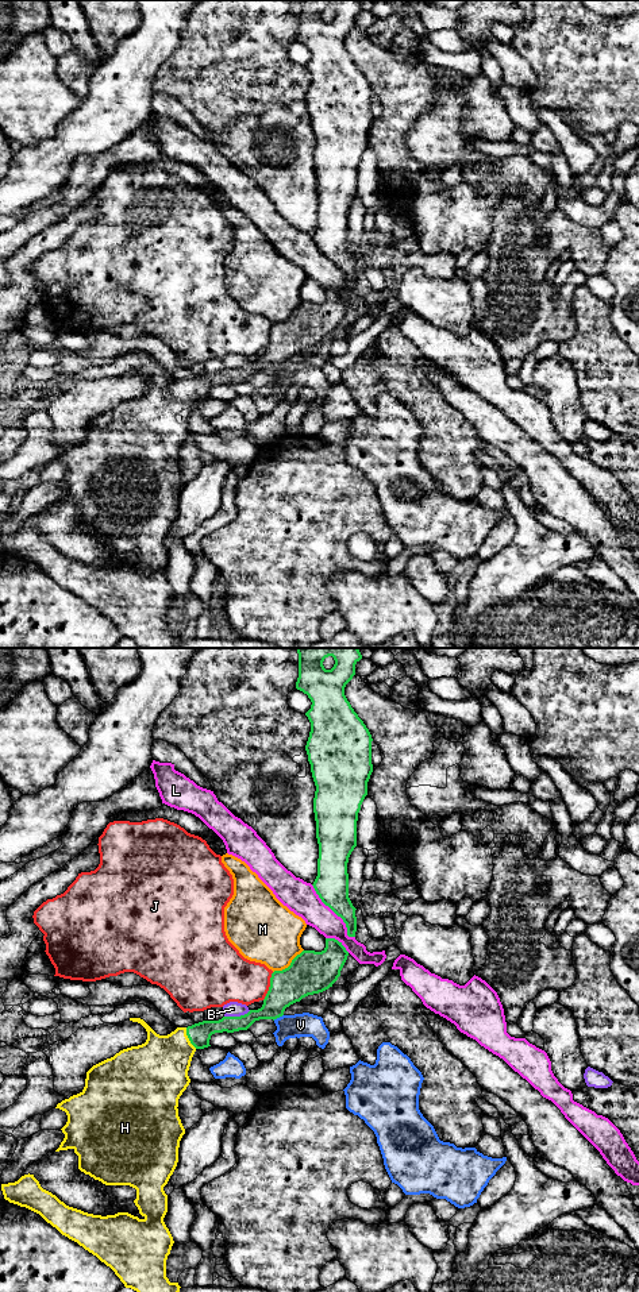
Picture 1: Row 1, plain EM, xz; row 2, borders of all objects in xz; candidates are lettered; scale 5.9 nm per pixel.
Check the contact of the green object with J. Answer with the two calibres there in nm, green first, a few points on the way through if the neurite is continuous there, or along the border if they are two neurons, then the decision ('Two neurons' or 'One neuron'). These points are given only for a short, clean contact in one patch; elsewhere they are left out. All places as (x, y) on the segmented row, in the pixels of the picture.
Thickness 260 nm (green) against 280 nm. Boundary: xz (273, 972), (269, 980), (269, 990), (262, 999). Two neurons

